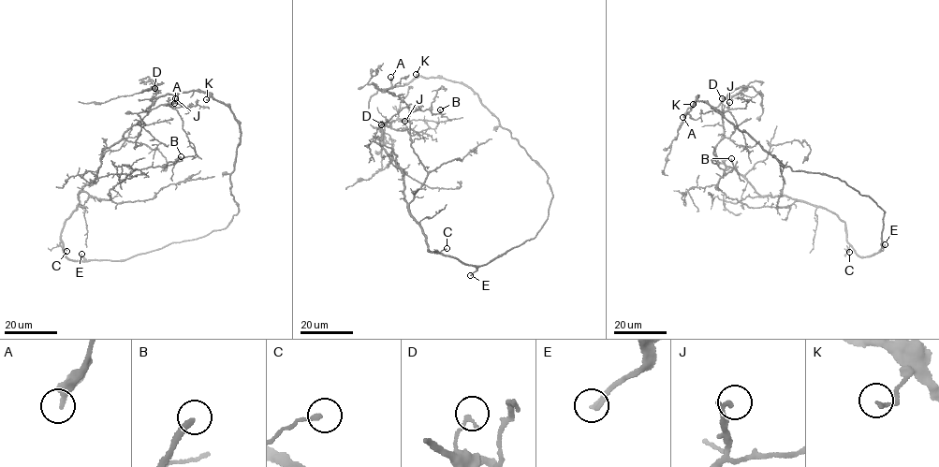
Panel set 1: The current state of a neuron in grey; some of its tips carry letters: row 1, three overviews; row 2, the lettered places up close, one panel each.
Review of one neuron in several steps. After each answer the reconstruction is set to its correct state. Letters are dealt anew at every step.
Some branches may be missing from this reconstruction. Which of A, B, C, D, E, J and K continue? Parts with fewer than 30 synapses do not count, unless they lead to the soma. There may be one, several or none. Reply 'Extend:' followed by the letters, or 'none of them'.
Extend: A, E, J

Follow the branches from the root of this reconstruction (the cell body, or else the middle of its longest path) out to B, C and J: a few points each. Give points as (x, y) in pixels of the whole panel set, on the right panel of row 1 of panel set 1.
B: (883, 242), (860, 256), (831, 211), (795, 200), (753, 208), (726, 197), (717, 184), (733, 169), (731, 158)
C: (883, 242), (879, 251), (868, 255), (860, 256), (850, 244), (849, 252)
J: (883, 242), (879, 251), (860, 256), (831, 211), (761, 196), (718, 163), (715, 151), (729, 102)

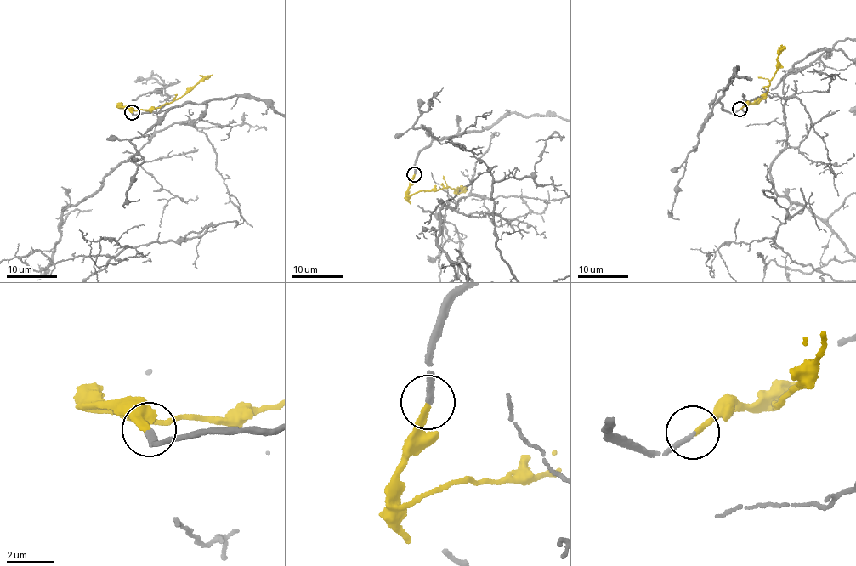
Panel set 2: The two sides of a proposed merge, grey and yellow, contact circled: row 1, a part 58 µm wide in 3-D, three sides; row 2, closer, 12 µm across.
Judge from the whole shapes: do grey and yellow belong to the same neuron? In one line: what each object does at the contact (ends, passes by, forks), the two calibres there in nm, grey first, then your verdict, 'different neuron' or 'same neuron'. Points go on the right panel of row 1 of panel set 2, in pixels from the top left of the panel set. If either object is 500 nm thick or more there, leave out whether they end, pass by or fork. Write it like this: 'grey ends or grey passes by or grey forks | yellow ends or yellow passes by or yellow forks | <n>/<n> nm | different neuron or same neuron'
grey ends | yellow ends | 200/240 nm | same neuron

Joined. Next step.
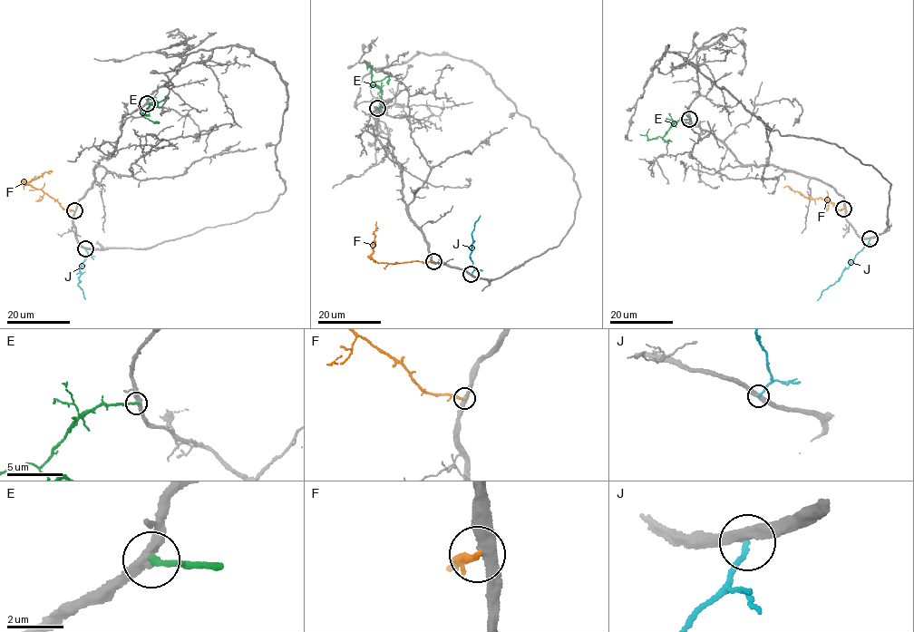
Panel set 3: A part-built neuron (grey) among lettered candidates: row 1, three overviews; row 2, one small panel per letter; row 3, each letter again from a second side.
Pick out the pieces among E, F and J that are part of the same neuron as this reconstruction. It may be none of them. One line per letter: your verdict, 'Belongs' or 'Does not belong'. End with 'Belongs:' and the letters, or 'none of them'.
E: Belongs
F: Does not belong
J: Does not belong
Belongs: E

